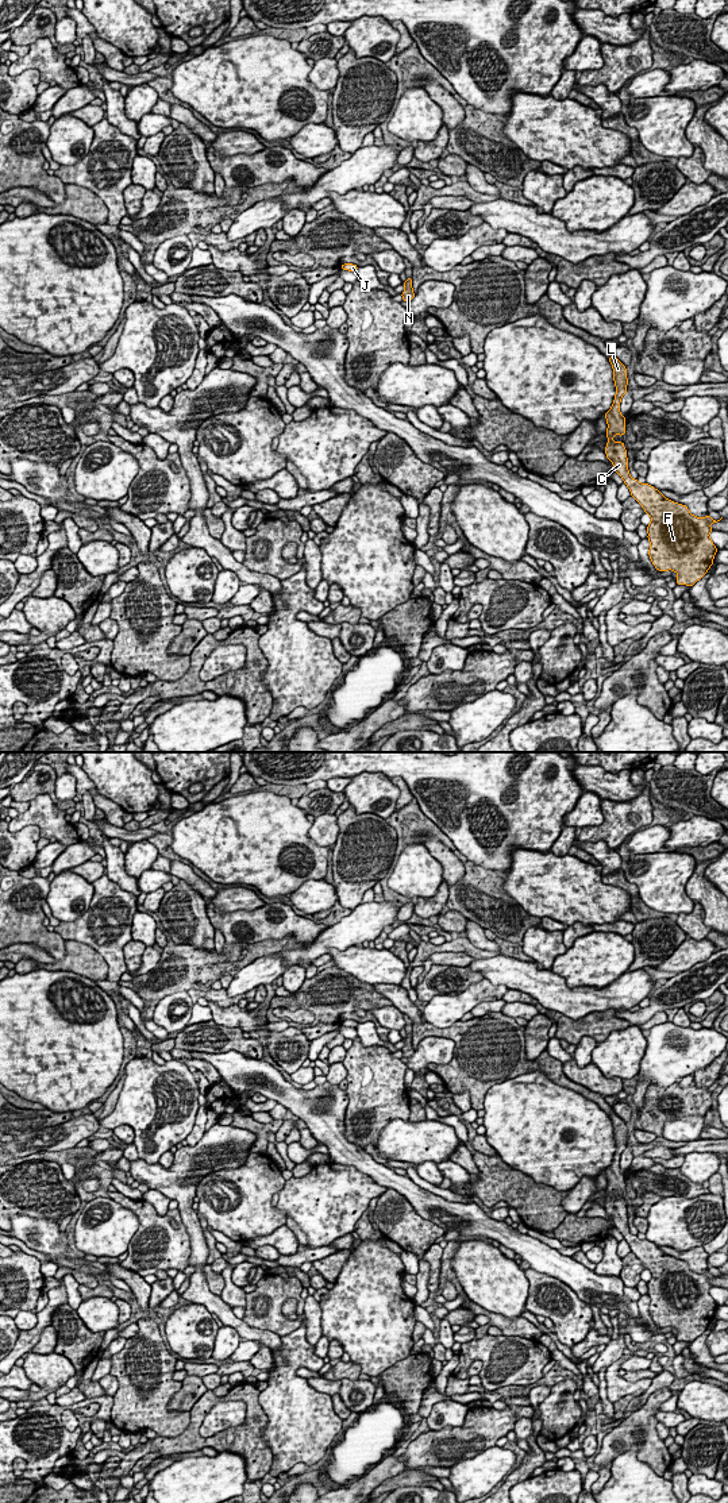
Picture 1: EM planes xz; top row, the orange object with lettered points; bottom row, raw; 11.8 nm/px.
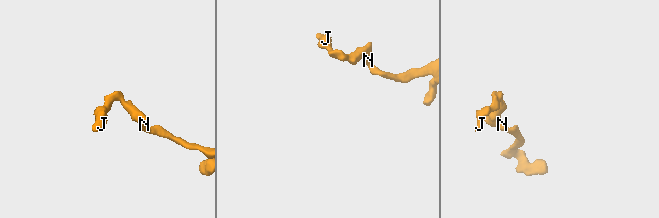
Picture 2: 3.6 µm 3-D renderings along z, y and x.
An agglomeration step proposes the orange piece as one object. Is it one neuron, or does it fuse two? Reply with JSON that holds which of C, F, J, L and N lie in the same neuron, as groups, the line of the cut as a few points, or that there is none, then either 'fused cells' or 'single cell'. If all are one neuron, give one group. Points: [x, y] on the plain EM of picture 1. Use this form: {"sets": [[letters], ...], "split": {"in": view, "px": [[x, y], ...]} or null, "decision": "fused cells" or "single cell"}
{"sets": [["C", "F", "J", "L", "N"]], "split": null, "decision": "single cell"}

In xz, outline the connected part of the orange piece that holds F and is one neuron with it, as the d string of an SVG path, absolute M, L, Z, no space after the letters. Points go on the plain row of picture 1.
M613 1110L609 1114L609 1118L613 1124L616 1152L612 1164L605 1169L608 1179L605 1191L609 1195L605 1203L606 1214L613 1219L615 1228L628 1242L631 1252L642 1261L646 1271L651 1272L651 1279L647 1282L647 1295L650 1296L648 1311L655 1325L659 1327L673 1326L678 1330L677 1341L693 1342L708 1329L713 1321L717 1304L710 1296L709 1290L713 1287L710 1280L717 1277L713 1276L709 1271L706 1271L704 1275L693 1272L686 1261L681 1261L666 1255L660 1246L655 1245L647 1238L640 1240L638 1236L629 1232L628 1214L624 1199L612 1196L615 1191L623 1192L625 1190L625 1174L620 1169L620 1159L621 1153L627 1149L627 1125L620 1117L616 1115Z

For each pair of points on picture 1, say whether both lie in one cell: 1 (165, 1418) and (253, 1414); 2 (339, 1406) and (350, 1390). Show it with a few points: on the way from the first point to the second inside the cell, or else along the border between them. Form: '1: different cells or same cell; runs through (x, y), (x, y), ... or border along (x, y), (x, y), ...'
1: different cells; border along (189, 1411), (189, 1425), (180, 1434), (164, 1436)
2: different cells; border along (338, 1395), (351, 1411)

